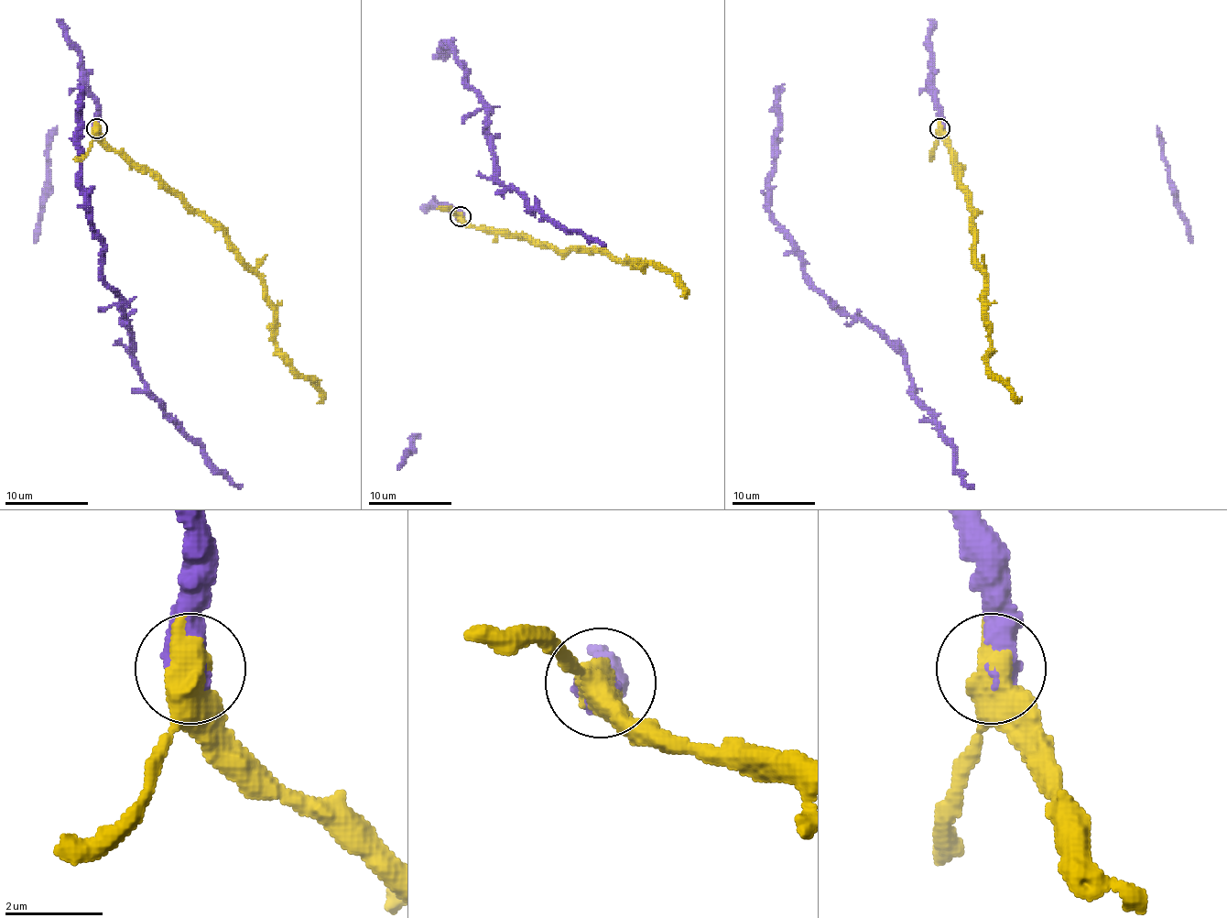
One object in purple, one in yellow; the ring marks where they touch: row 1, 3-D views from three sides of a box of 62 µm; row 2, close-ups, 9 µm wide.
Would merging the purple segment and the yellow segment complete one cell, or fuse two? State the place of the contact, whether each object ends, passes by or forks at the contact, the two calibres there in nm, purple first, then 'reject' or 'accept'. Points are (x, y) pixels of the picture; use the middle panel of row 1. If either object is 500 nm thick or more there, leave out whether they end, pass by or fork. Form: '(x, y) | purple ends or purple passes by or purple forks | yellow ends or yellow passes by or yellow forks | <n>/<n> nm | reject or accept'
(461, 216) | 650/550 nm | accept

